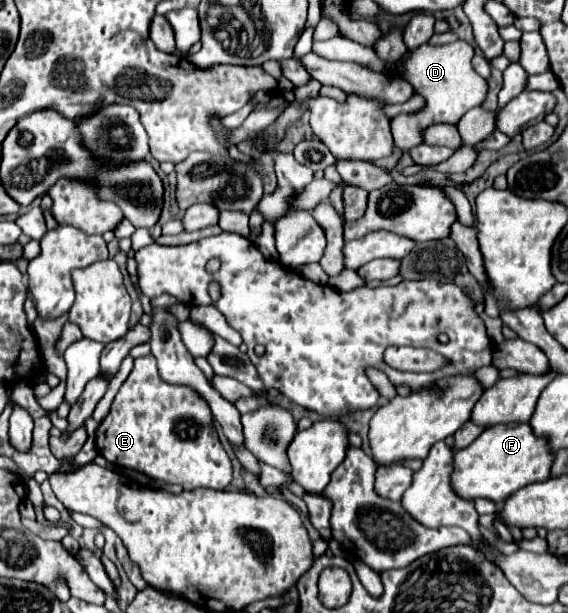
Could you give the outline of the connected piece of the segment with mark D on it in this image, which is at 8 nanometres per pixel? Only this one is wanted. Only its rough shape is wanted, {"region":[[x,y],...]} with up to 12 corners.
{"region":[[467,41],[421,45],[397,61],[427,105],[391,119],[401,151],[435,123],[457,125],[487,97]]}

